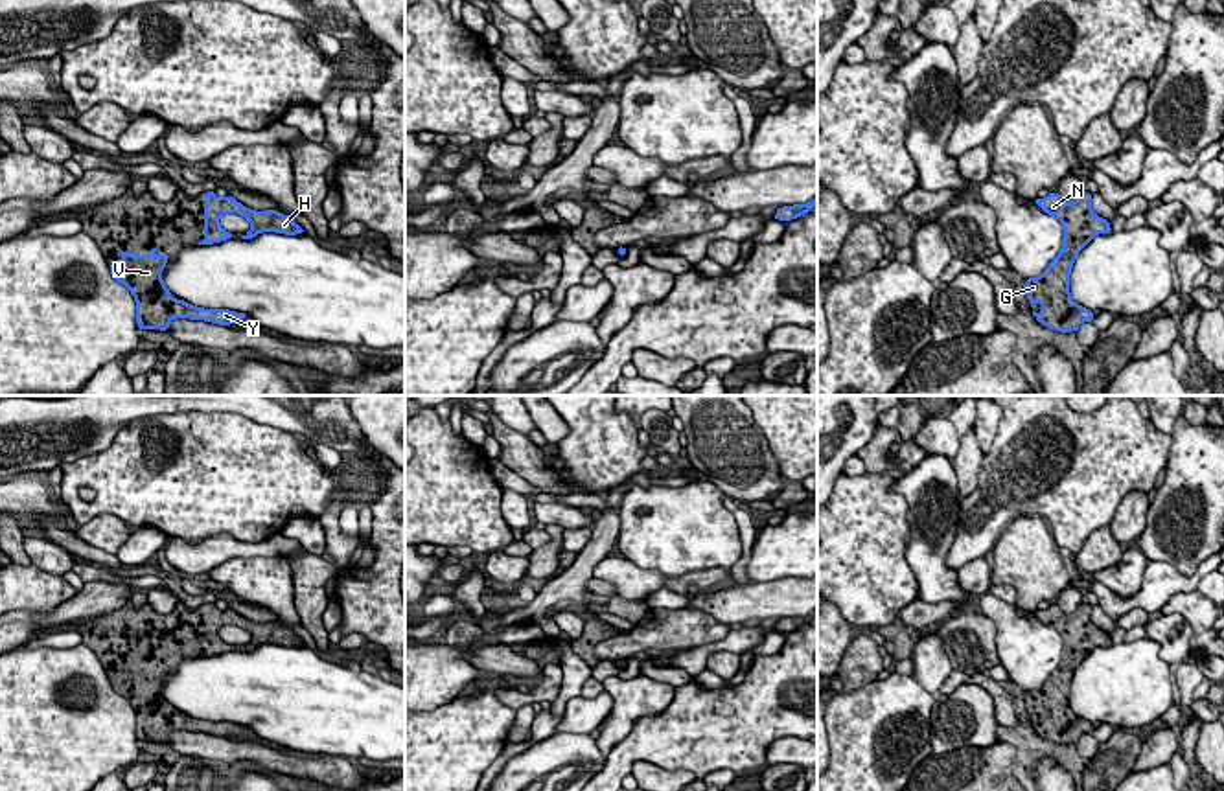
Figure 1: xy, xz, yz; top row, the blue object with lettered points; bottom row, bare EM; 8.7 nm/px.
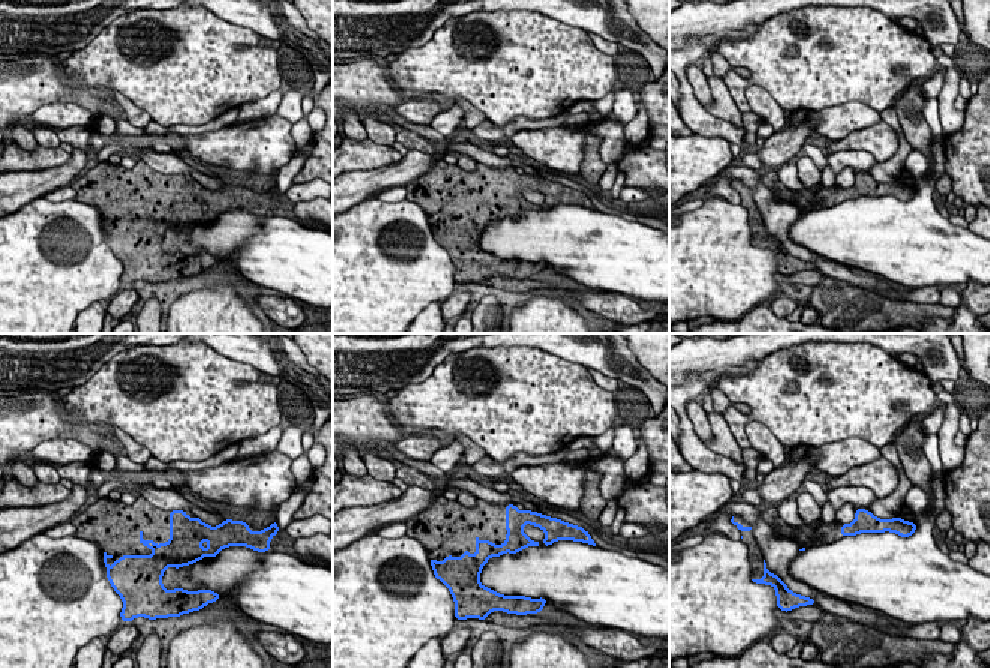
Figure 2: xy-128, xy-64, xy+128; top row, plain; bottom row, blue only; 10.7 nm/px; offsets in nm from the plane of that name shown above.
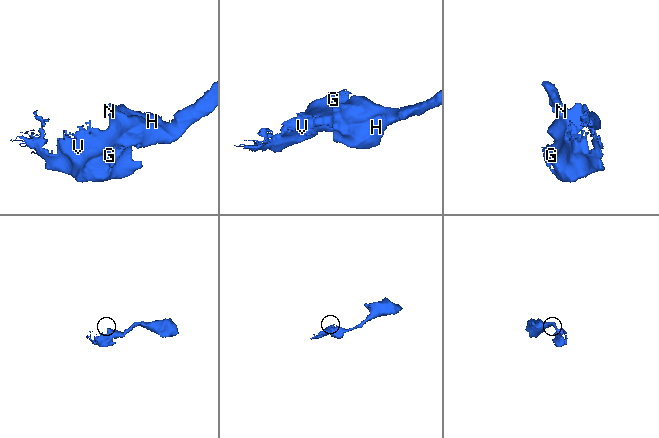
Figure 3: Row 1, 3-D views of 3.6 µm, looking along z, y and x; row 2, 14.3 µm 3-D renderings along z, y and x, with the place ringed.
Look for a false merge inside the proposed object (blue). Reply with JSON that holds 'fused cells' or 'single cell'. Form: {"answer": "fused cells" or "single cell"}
{"answer": "single cell"}

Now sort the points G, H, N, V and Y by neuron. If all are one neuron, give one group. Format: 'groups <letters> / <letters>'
groups G H N V Y

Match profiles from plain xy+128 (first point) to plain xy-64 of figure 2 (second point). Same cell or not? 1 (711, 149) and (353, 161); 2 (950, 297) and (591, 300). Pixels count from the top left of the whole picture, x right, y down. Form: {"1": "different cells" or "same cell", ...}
{"1": "same cell", "2": "same cell"}

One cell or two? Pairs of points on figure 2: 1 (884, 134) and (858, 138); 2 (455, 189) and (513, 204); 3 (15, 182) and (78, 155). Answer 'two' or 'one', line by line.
1: one
2: one
3: one

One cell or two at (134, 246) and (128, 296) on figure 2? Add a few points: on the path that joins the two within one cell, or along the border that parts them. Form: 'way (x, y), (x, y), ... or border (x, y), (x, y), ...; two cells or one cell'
border (123, 284), (129, 287); two cells

